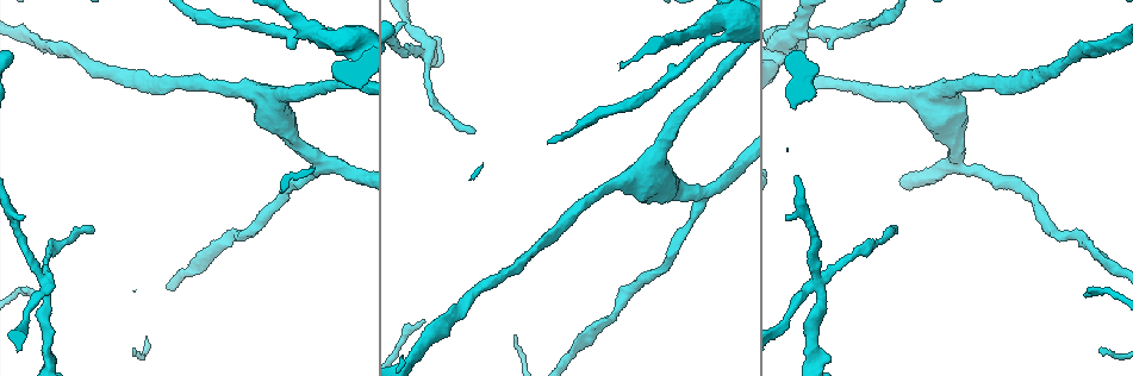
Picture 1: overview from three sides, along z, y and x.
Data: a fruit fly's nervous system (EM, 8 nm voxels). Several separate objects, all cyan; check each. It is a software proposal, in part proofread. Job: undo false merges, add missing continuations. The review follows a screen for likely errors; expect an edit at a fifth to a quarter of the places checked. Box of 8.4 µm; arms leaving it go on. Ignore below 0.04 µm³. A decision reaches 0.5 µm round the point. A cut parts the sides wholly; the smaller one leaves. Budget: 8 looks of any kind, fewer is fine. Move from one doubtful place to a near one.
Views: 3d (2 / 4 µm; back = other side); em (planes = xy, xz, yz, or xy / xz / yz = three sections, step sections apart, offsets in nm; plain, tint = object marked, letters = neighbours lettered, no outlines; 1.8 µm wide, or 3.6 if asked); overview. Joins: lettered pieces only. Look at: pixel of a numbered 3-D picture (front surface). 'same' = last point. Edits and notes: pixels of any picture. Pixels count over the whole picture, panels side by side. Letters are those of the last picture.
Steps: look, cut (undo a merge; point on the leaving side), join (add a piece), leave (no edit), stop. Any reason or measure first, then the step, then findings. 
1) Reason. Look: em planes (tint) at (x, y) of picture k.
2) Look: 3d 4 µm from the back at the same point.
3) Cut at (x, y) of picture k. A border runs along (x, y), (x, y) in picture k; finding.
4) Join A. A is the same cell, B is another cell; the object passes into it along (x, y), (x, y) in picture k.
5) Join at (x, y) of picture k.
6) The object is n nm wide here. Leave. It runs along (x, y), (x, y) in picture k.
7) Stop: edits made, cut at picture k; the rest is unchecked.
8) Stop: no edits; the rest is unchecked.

Look: em planes (letters) at (897, 232) of picture 1.

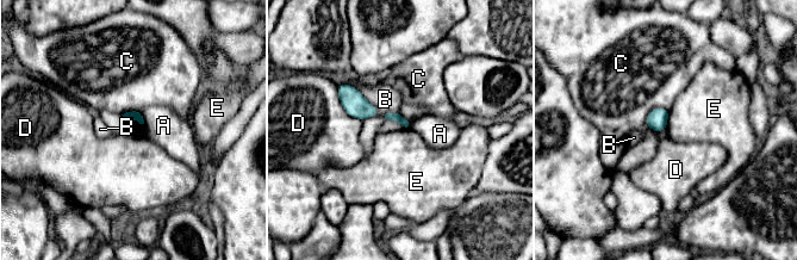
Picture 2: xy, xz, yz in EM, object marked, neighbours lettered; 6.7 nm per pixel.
Leave. A, B, C, D and E are other cells; a border runs along (124, 117), (136, 119), (143, 124) in picture 2; no lettered piece goes on from it.

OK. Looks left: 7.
Abrupt turn. Look: 3d 4 µm at (428, 50) of picture 1.

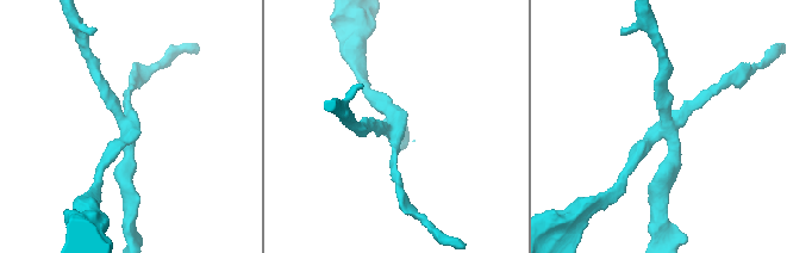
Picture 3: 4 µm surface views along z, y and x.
Look: em planes (letters) at (666, 128) of picture 3.

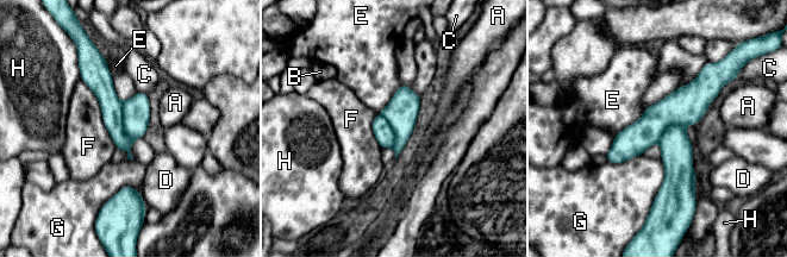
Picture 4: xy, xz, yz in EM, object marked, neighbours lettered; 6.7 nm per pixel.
The longest contact is with F, 550 nm. Cut at (136, 111) of picture 4. A, B, C, D, E, F, G and H are other cells; two neurons meet here.

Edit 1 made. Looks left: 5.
Calibre changes. Look: em 3.6 µm planes (tint) at (320, 38) of picture 1.

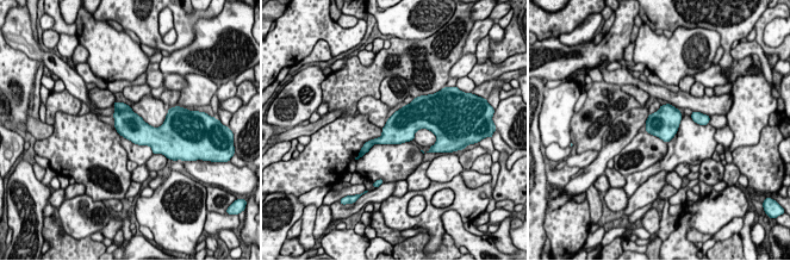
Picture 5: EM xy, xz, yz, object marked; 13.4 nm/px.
What lies round it. Look: em 3.6 µm planes (letters) at the same point.

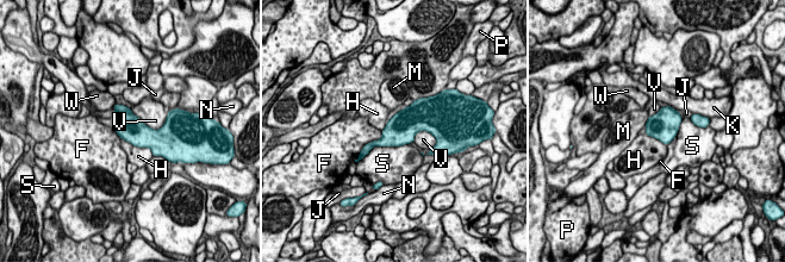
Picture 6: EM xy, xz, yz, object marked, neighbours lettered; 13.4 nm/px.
The object is 360 nm wide here; the longest contact is with S, 650 nm. Leave. F, H, J, K, M, N, P, S, V and W are other cells; one neuron here.

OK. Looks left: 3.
Stop: edits made, cut at picture 4; the rest is unchecked.

